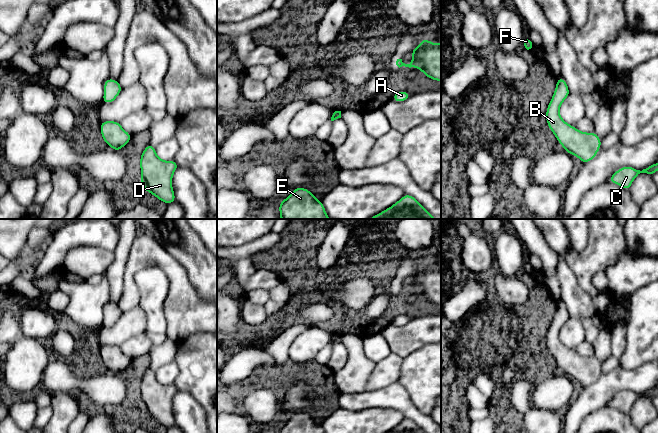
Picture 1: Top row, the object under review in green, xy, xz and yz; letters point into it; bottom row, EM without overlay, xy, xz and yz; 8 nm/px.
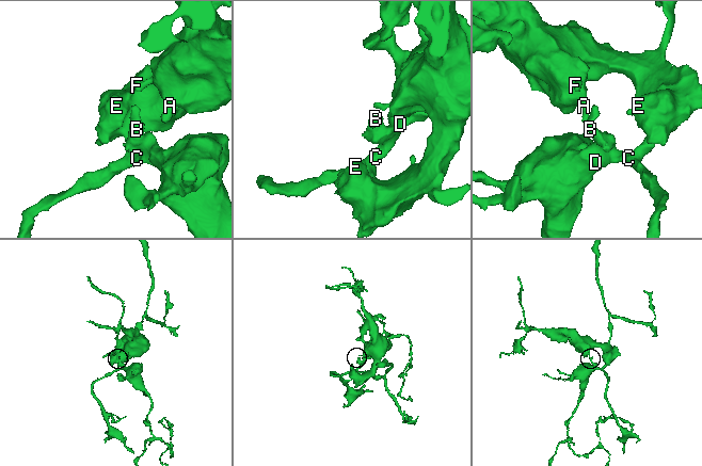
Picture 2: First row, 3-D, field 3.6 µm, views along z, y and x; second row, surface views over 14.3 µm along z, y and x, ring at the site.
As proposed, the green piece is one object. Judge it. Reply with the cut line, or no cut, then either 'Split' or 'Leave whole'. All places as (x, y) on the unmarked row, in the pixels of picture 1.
No split. Leave whole

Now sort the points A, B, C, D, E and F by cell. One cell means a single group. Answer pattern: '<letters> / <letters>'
A B C D E F

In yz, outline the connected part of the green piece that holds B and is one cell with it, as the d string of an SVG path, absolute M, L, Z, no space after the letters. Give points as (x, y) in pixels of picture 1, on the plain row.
M562 301L557 302L556 306L553 321L546 335L547 348L564 374L577 380L584 388L595 382L601 371L601 363L595 356L581 356L561 342L560 330L570 316Z

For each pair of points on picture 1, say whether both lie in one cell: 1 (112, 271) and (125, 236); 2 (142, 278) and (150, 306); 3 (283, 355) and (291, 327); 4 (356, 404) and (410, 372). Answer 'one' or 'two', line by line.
1: one
2: one
3: one
4: two

